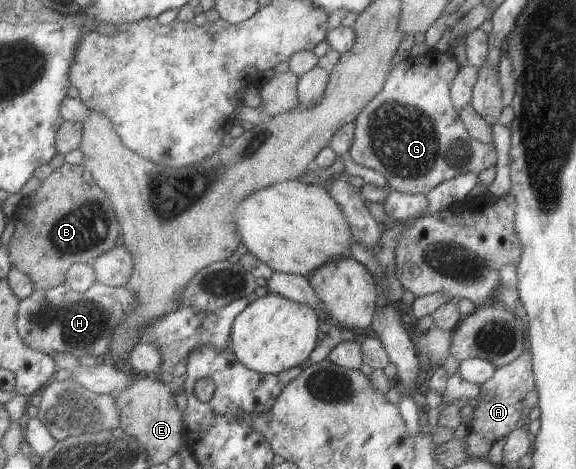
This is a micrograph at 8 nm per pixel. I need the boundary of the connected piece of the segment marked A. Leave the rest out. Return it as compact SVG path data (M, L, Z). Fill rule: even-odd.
M524 350L509 364L496 368L493 376L480 384L480 389L480 401L473 407L472 419L465 424L468 433L477 432L481 438L493 444L513 429L526 427L527 416L521 413L523 406L520 401L527 392L534 389L530 351Z

